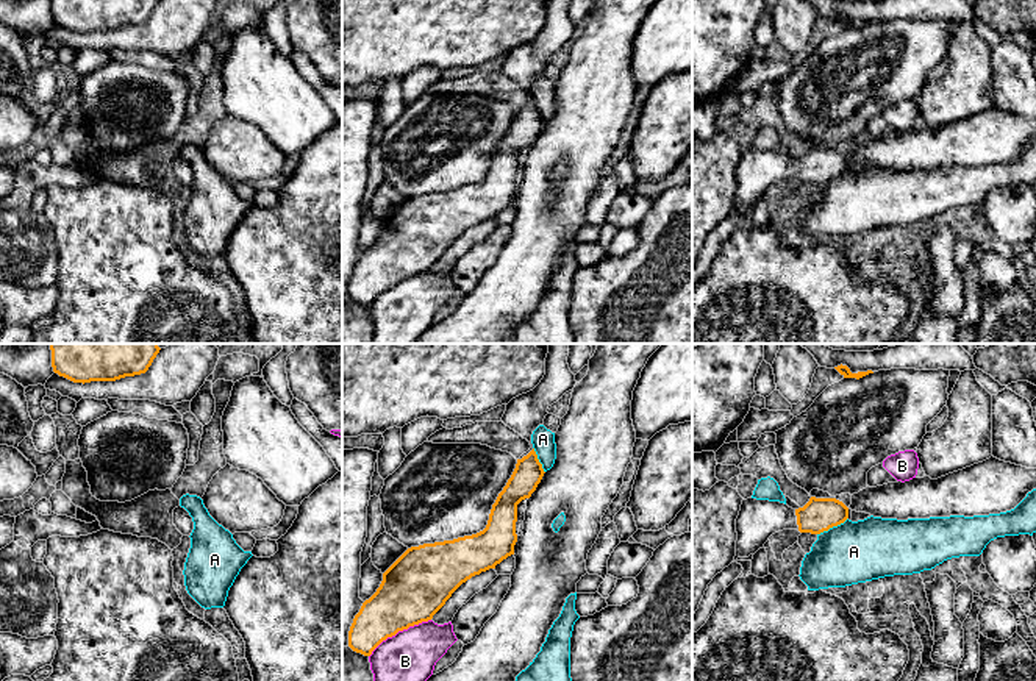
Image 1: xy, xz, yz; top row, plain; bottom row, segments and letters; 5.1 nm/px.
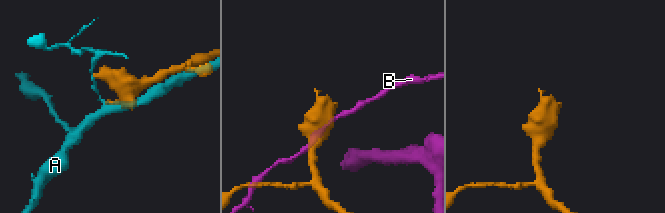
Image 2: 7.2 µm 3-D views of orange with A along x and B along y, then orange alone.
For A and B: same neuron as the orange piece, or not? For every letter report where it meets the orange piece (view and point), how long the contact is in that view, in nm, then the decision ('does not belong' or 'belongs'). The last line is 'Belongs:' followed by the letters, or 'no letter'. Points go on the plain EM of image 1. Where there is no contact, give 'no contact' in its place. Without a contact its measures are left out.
A: yz (832, 177) | 180 nm | does not belong
B: xz (399, 280) | 380 nm | does not belong
Belongs: no letter

